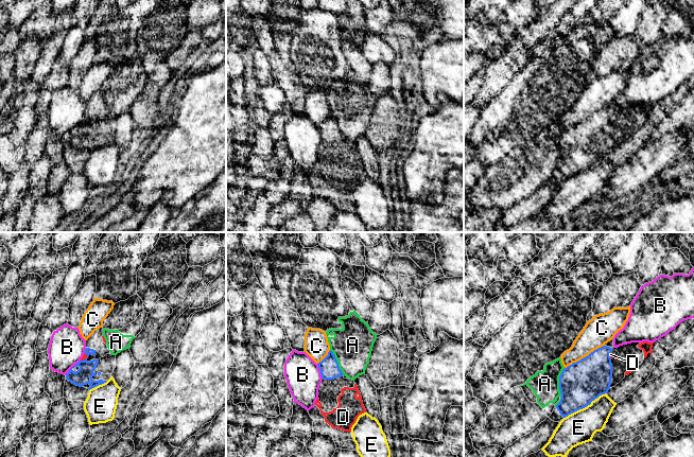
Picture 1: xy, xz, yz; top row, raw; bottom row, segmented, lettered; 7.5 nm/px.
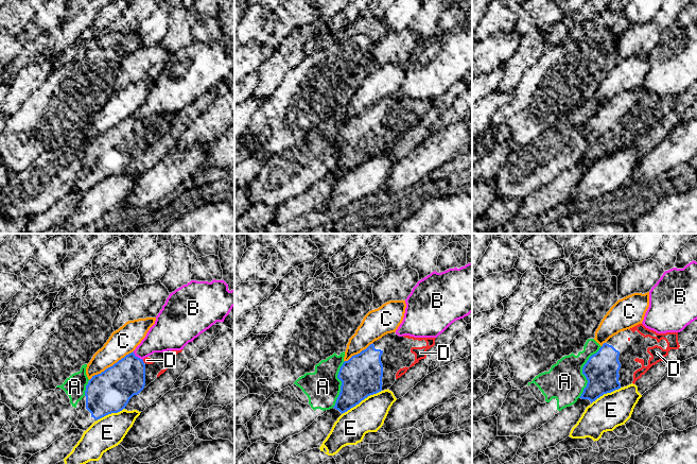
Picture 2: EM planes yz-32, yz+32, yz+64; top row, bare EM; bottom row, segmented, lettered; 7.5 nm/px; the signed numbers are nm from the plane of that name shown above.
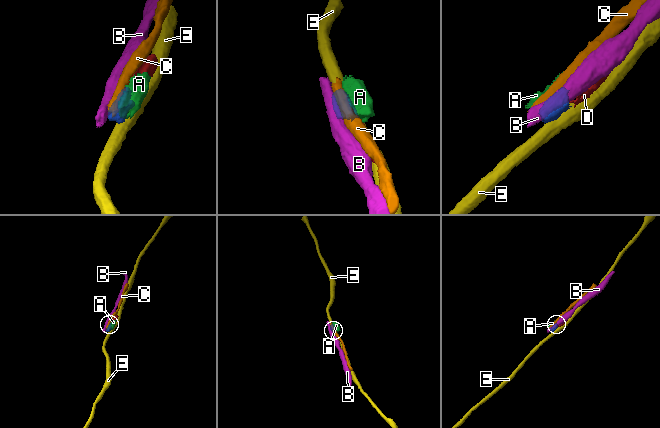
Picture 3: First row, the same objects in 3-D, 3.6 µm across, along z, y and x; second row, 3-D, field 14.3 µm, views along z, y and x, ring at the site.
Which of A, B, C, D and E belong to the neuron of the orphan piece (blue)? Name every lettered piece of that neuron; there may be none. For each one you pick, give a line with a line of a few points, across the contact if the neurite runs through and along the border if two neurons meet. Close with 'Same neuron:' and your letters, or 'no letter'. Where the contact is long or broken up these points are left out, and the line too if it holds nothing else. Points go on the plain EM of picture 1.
D: line xy (84, 138), (86, 121), (85, 119)
Same neuron: D

